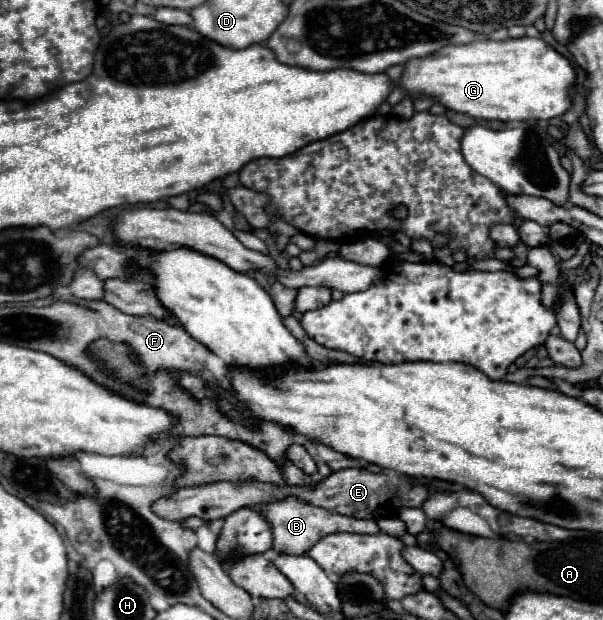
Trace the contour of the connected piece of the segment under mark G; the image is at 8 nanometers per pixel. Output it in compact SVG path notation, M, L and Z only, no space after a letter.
M520 37L506 41L480 39L464 47L444 47L444 51L438 51L436 55L408 61L404 75L400 79L400 87L406 89L412 97L430 95L452 111L466 113L476 119L498 119L504 123L528 119L552 119L564 115L572 107L574 85L576 85L576 69L564 55L560 55L554 47L550 47L546 41L538 37Z

